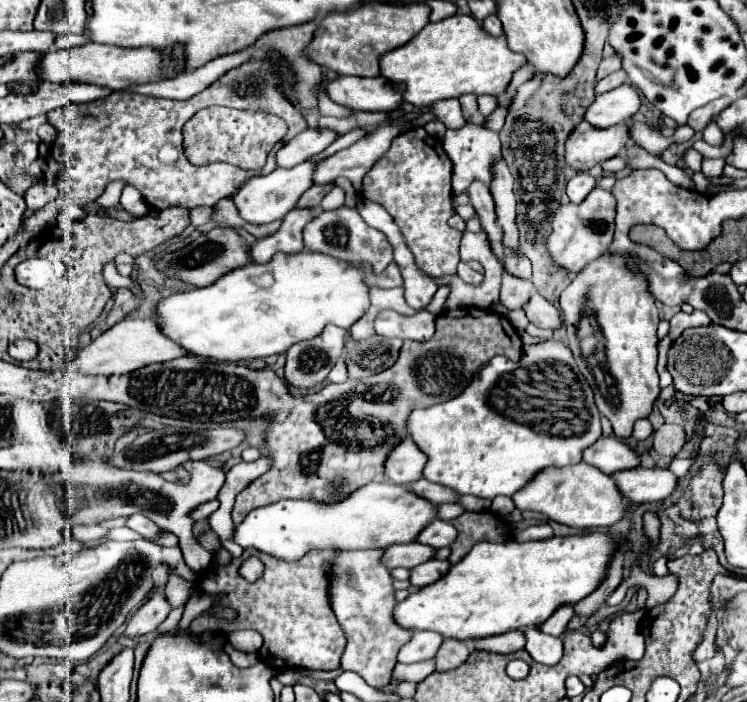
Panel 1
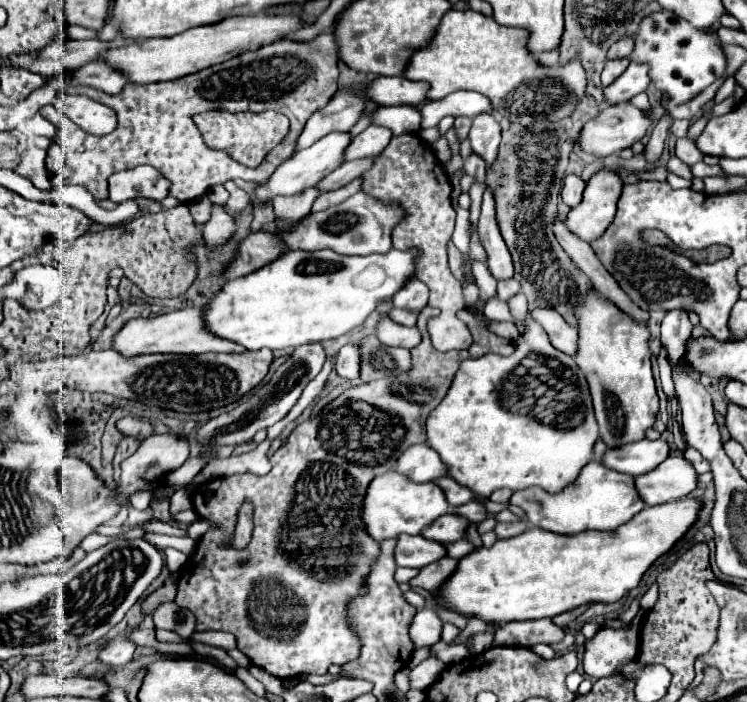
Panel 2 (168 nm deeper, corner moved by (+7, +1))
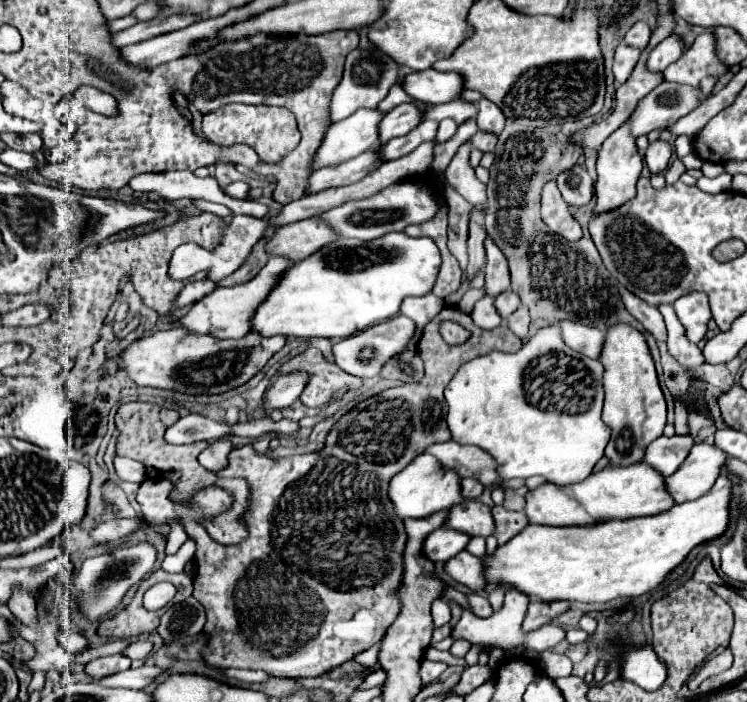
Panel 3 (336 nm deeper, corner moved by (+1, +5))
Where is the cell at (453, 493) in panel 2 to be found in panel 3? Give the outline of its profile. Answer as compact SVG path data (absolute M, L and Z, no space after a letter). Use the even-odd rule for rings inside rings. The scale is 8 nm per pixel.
M462 479L460 485L462 485L462 497L464 499L476 499L484 491L484 485L480 481L476 481L476 479Z

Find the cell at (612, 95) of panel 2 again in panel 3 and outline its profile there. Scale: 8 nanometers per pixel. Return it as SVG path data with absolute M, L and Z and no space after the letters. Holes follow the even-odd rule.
M670 35L650 51L646 69L652 73L662 73L670 63L678 61L680 55L682 55L682 39L676 35Z

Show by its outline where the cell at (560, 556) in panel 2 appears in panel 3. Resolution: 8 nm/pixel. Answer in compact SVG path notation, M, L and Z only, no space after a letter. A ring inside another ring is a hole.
M720 475L712 489L694 501L686 501L670 507L658 515L634 517L634 519L610 519L594 527L544 527L526 525L516 537L500 545L492 555L484 555L484 583L490 591L494 587L516 589L528 595L532 601L580 601L580 603L608 603L612 599L638 597L654 589L684 557L704 541L710 541L724 533L728 525L728 501L730 501L730 479Z

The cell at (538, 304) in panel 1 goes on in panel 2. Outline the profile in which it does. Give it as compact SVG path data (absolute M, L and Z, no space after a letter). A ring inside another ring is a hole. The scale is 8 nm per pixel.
M546 307L544 309L534 309L532 311L532 319L536 319L546 329L546 333L550 337L550 343L556 349L560 349L560 351L564 351L564 353L568 353L572 357L576 355L578 329L568 325L558 311L546 309Z

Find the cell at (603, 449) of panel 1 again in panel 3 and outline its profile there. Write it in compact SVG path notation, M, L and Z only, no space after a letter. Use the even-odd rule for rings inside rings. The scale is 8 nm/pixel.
M674 435L674 437L658 437L646 447L646 455L642 463L650 465L664 477L672 475L680 463L686 459L690 447L694 445L694 439L690 435Z

